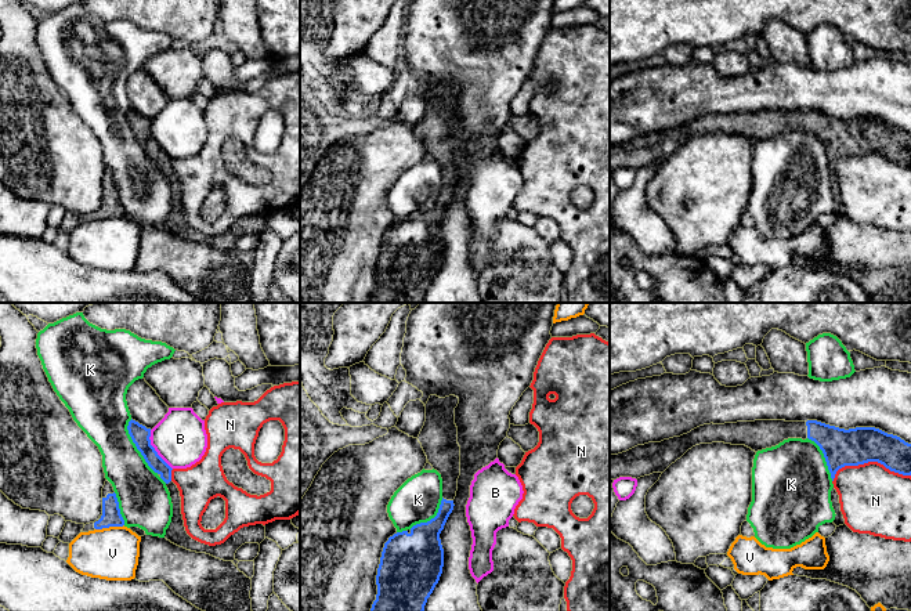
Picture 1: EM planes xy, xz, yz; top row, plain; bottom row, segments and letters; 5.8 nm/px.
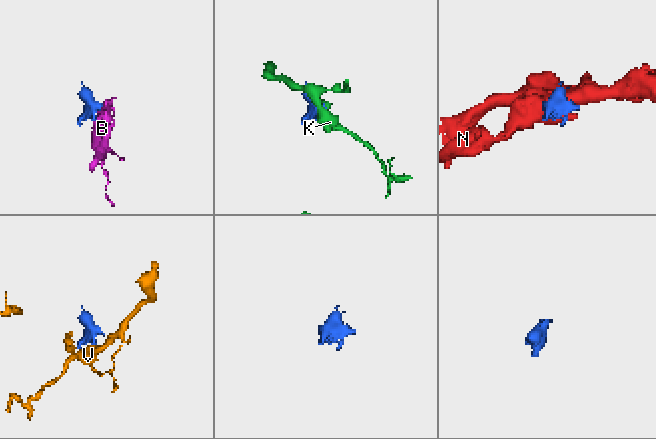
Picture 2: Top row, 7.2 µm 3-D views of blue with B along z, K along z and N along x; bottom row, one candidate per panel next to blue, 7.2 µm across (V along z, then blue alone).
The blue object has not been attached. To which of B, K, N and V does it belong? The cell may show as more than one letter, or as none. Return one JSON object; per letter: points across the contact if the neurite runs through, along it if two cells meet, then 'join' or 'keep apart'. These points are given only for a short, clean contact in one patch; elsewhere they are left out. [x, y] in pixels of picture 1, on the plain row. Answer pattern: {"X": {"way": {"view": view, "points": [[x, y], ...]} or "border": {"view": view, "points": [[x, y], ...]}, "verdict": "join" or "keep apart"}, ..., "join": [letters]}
{"B": {"verdict": "keep apart"}, "K": {"verdict": "keep apart"}, "N": {"verdict": "keep apart"}, "V": {"verdict": "keep apart"}, "join": []}

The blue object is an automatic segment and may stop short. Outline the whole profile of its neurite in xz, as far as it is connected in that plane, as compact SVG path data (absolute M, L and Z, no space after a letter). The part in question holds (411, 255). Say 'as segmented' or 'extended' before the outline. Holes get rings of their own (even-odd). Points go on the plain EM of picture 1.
extended; M430 86L426 94L426 112L417 127L429 153L441 164L442 191L438 203L427 213L416 214L411 221L397 223L384 234L376 265L377 285L370 303L423 303L427 289L440 271L444 257L444 239L440 224L453 200L453 189L460 166L460 137L455 115L455 98L459 88Z

